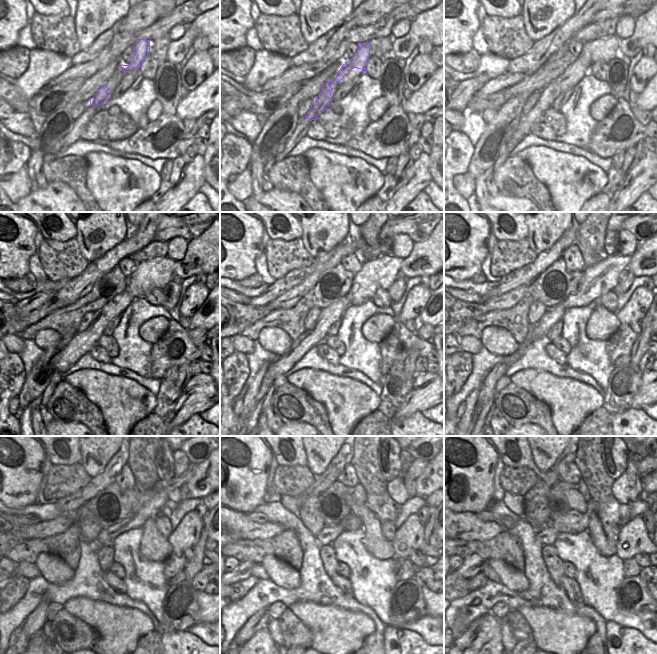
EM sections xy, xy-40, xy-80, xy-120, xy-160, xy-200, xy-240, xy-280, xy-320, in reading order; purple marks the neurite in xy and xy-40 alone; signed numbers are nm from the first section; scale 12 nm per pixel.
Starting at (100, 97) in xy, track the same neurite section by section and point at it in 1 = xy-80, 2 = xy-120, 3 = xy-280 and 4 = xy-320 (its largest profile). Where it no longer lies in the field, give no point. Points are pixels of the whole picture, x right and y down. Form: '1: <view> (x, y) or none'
1: xy-80 (548, 96)
2: xy-120 (82, 343)
3: xy-280 (261, 619)
4: xy-320 (468, 637)

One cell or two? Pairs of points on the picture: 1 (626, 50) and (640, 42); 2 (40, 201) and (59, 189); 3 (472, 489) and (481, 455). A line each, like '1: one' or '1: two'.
1: one
2: one
3: one

